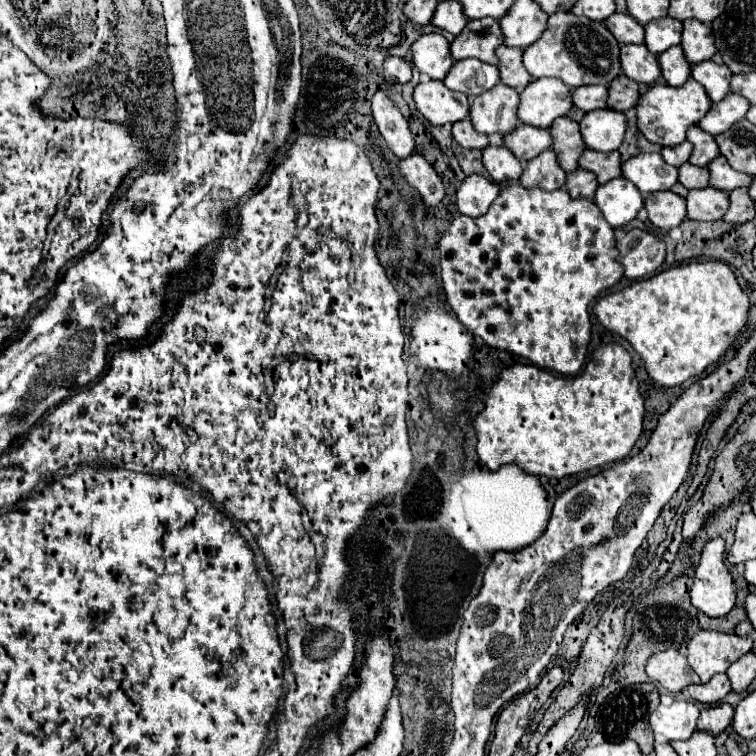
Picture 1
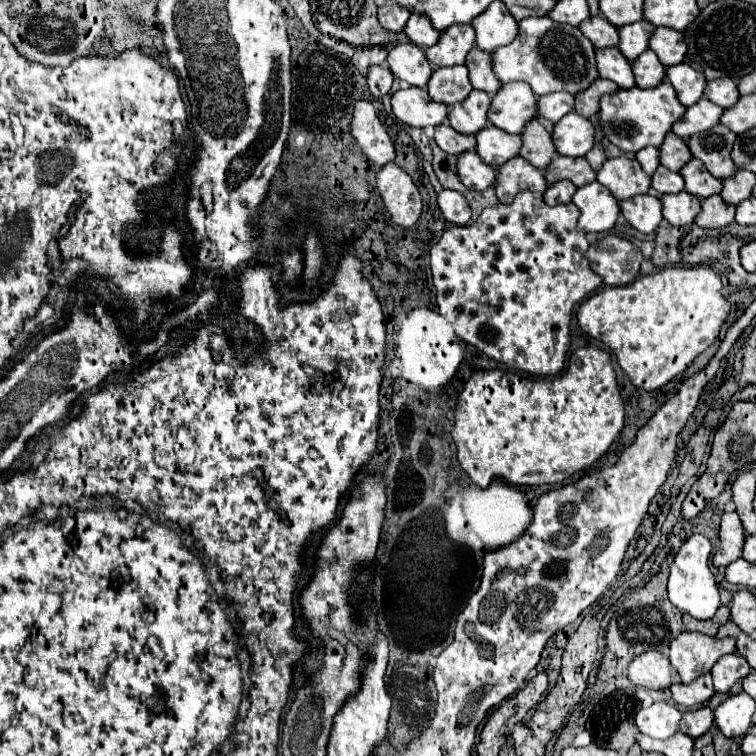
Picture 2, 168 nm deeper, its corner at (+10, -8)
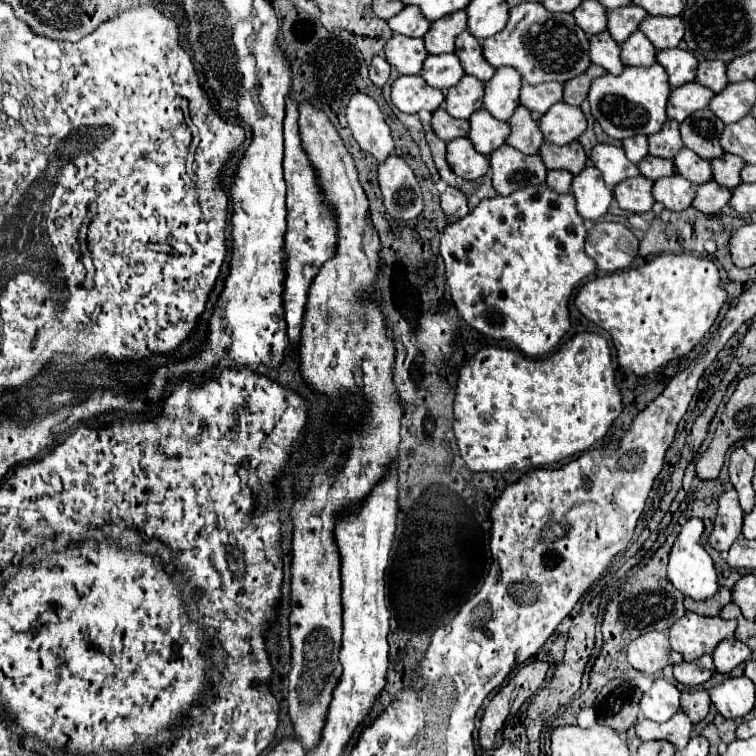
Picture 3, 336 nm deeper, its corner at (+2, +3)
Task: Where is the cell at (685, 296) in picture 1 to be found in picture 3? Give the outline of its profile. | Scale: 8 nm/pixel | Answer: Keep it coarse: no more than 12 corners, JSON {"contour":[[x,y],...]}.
{"contour":[[688,253],[590,279],[574,305],[642,377],[690,353],[724,301]]}

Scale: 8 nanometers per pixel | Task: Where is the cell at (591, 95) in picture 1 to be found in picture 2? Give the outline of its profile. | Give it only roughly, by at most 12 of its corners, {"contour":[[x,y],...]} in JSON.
{"contour":[[570,92],[538,98],[538,114],[558,122],[574,112]]}

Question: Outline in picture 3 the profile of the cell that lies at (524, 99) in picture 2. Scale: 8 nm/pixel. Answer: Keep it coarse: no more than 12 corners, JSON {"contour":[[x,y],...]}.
{"contour":[[498,67],[484,83],[484,109],[508,121],[522,79],[516,69]]}

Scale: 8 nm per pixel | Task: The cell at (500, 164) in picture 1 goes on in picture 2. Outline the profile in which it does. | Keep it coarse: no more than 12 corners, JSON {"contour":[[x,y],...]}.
{"contour":[[476,150],[458,156],[458,176],[472,190],[496,182],[496,168]]}

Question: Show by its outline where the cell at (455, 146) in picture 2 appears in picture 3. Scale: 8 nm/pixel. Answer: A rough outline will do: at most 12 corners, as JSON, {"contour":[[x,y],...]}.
{"contour":[[444,109],[432,113],[432,131],[442,141],[466,137],[468,121]]}

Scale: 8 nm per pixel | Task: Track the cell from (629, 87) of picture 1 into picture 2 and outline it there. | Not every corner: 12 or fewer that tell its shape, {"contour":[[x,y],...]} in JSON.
{"contour":[[600,78],[586,92],[576,94],[576,114],[598,114],[604,94],[616,92],[612,80]]}

